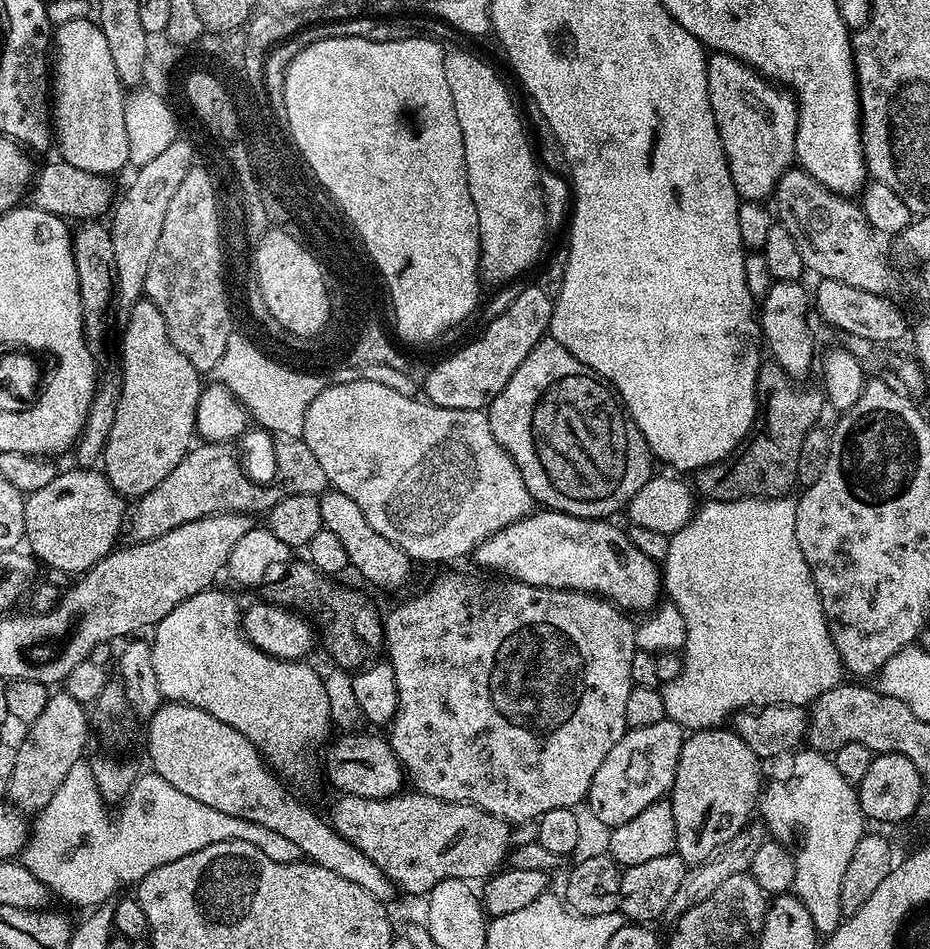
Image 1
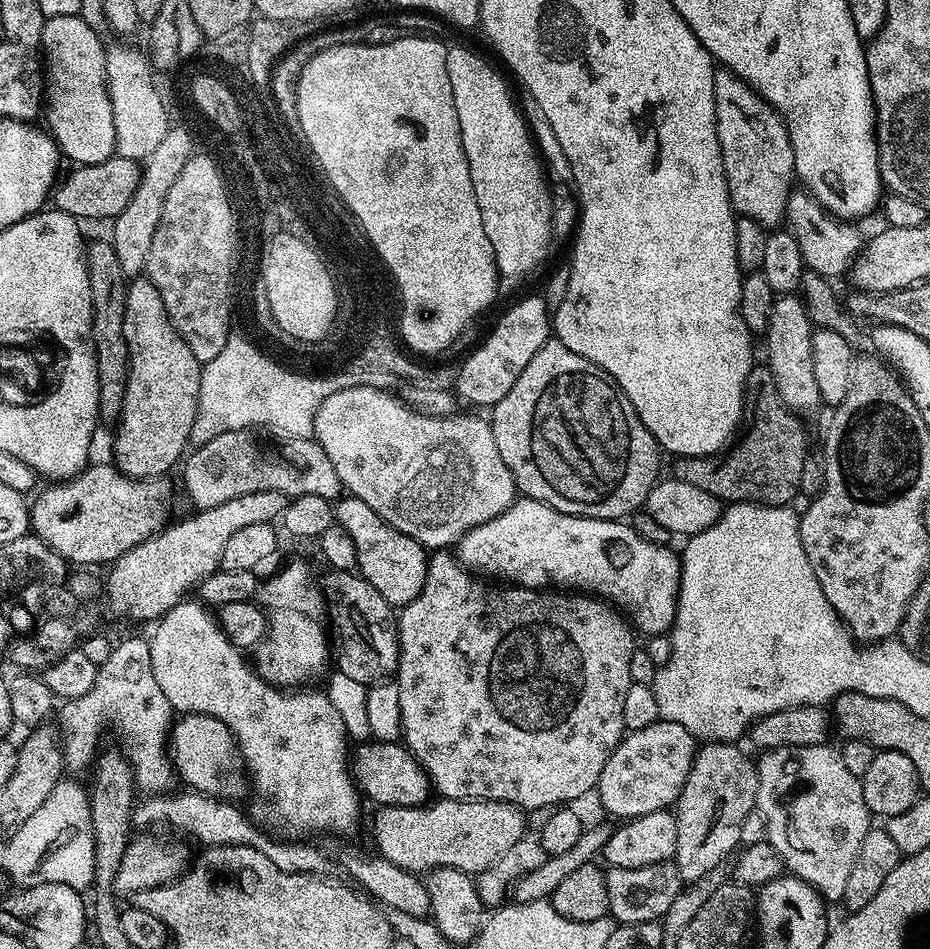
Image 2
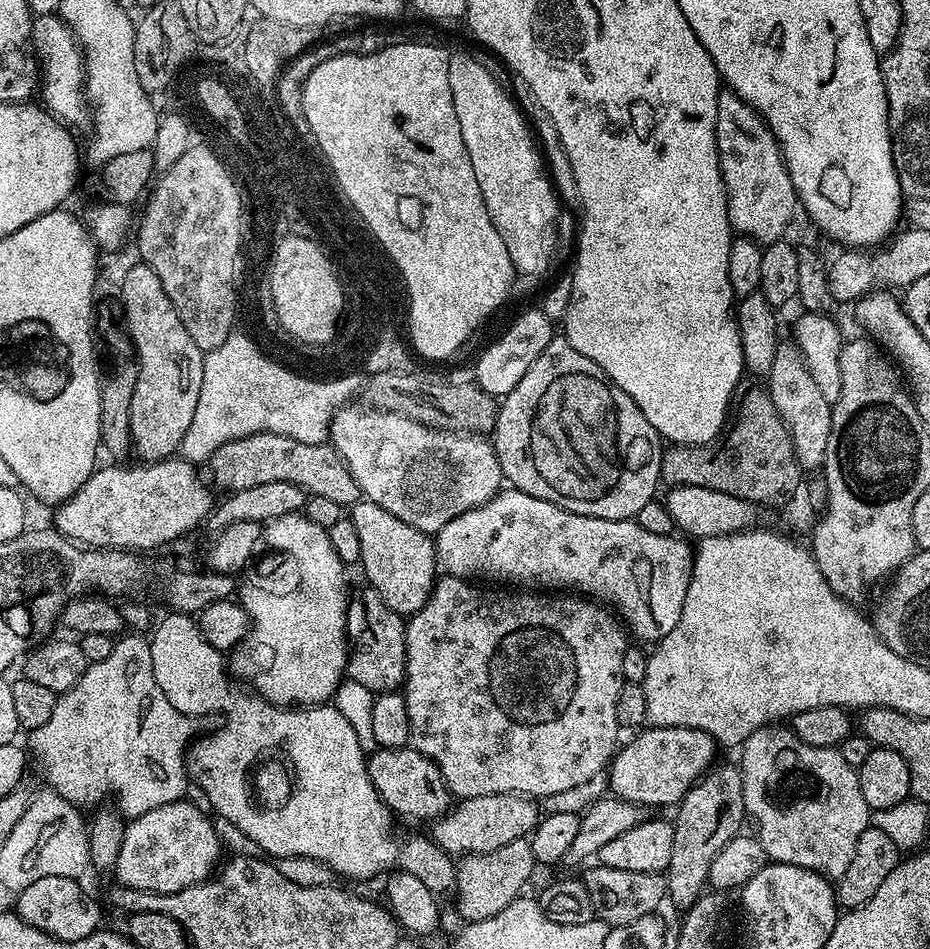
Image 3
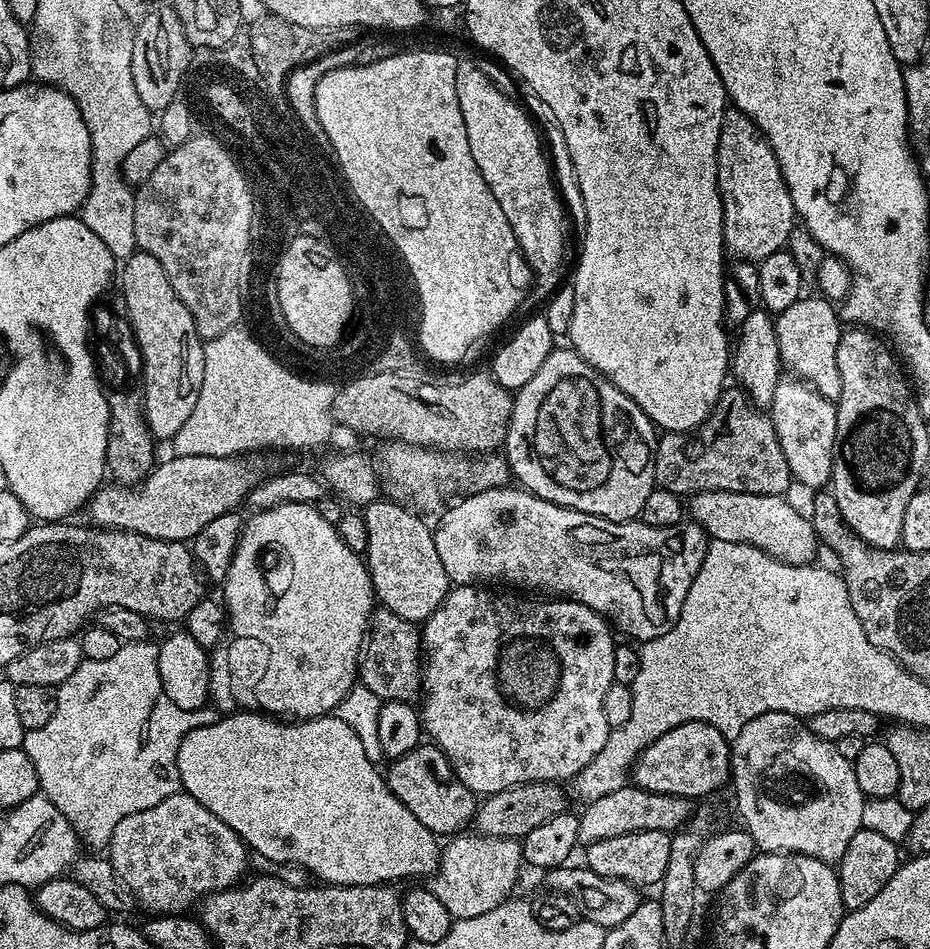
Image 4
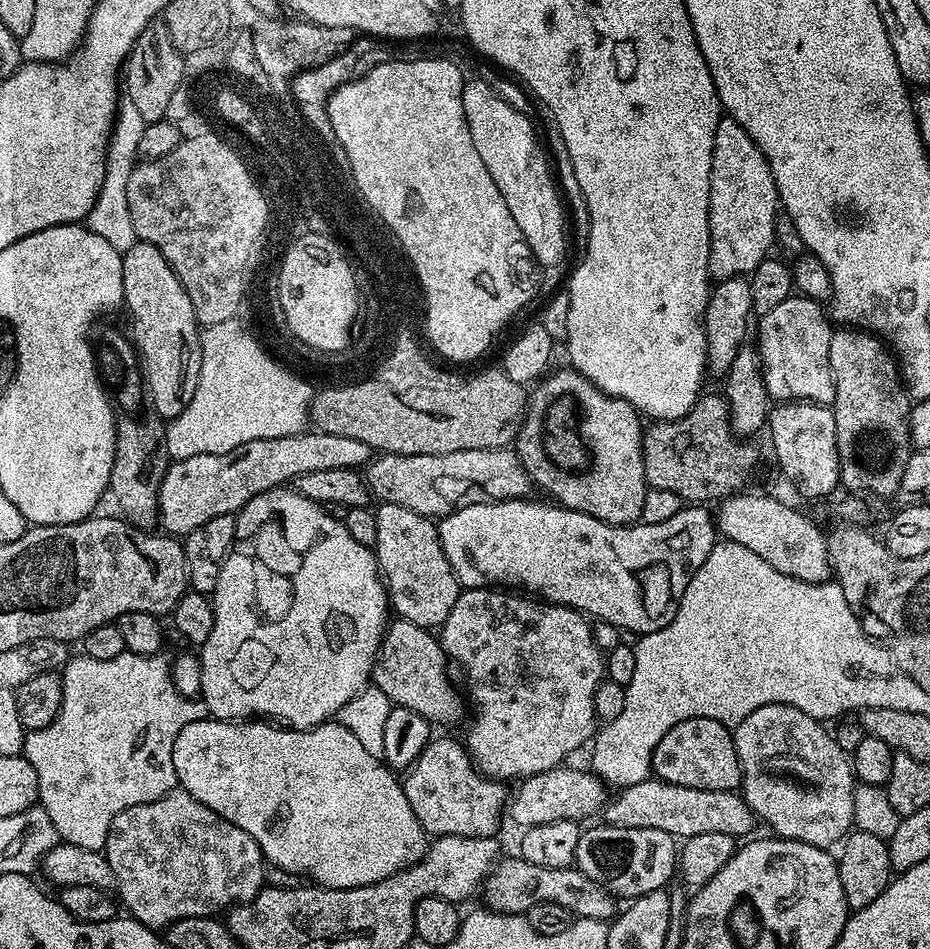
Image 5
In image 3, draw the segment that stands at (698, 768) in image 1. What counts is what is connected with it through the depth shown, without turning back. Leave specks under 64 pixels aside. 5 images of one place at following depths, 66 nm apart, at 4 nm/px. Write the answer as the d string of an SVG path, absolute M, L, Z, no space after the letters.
M735 763L724 764L721 768L716 766L705 772L704 777L683 796L675 812L673 849L670 852L670 862L665 868L664 877L667 882L669 901L672 900L673 904L680 908L679 910L687 910L700 899L707 887L710 862L714 860L719 850L722 850L722 846L739 835L743 829L741 826L743 820L746 820L746 813L742 796L742 774L739 767Z

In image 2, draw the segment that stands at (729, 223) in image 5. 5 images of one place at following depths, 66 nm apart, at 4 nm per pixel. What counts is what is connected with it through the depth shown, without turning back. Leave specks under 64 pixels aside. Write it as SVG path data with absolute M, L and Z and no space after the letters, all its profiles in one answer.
M723 66L717 67L714 74L714 110L716 111L716 133L722 150L722 162L732 211L763 224L765 229L775 229L779 225L776 223L779 220L781 223L785 219L788 197L794 191L792 180L794 184L796 176L794 150L790 146L790 138L783 118L745 80L739 80L733 72L729 72Z

